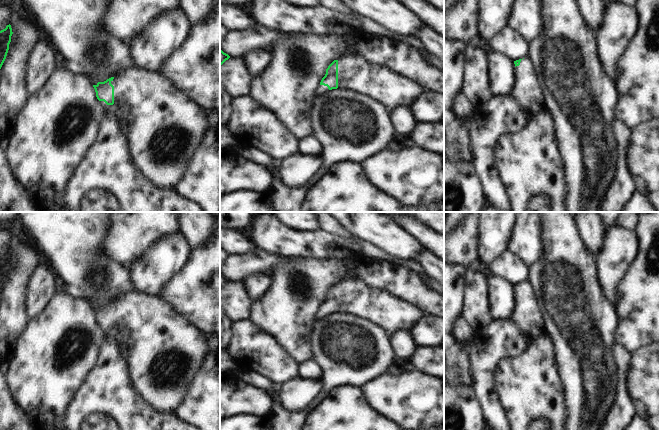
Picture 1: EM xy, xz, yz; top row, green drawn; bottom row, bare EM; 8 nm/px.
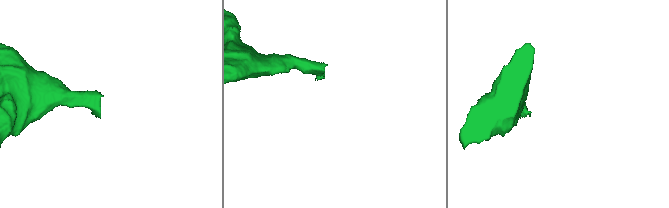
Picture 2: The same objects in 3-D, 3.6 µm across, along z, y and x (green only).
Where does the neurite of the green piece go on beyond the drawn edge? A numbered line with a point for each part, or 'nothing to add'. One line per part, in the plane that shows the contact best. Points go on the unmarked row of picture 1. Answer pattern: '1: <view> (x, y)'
1: xy (163, 351)

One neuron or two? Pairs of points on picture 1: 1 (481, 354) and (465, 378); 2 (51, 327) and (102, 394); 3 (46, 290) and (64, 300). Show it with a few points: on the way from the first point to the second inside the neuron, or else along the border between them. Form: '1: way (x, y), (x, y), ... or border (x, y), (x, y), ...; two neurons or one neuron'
1: border (467, 347), (473, 376), (473, 386); two neurons
2: border (98, 353), (94, 366), (74, 394); two neurons
3: border (55, 292), (39, 312); two neurons

